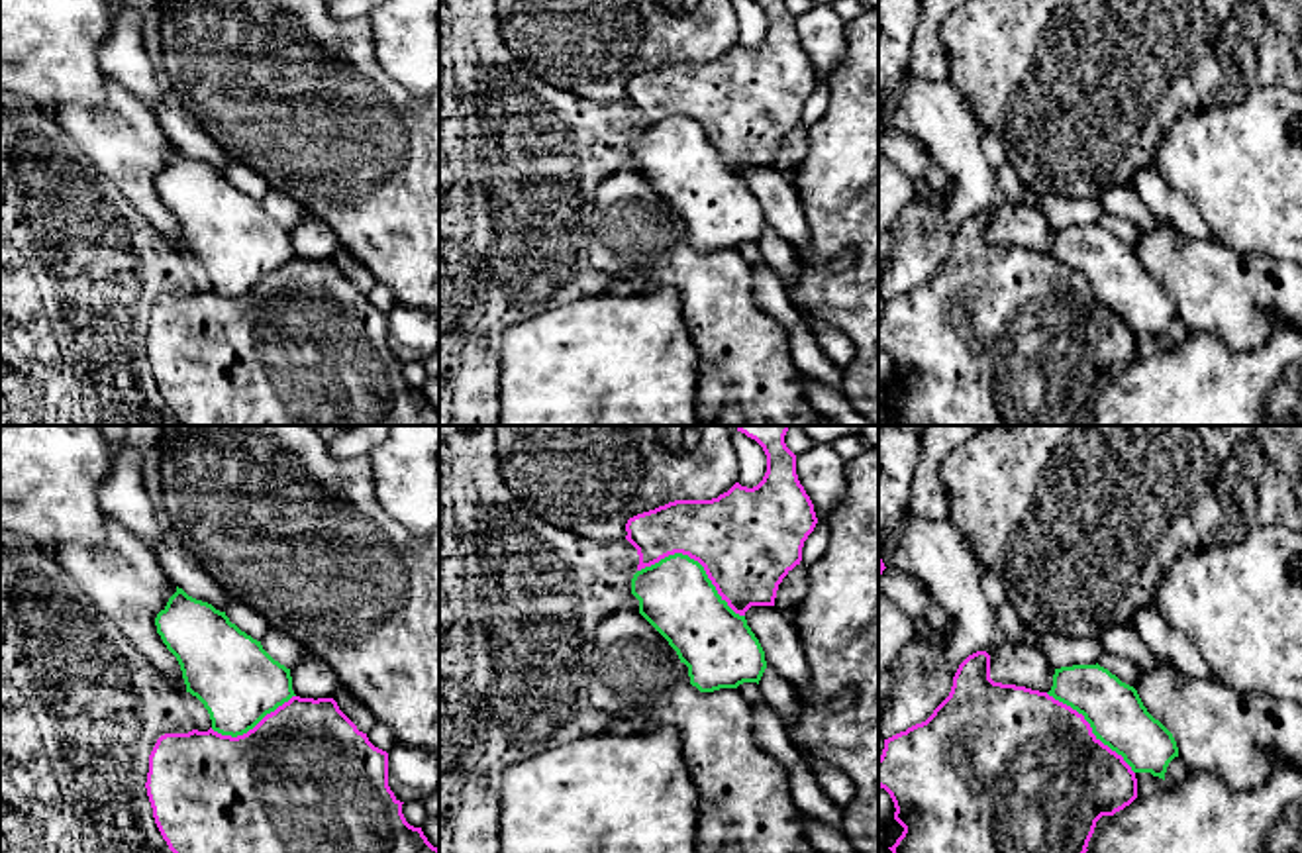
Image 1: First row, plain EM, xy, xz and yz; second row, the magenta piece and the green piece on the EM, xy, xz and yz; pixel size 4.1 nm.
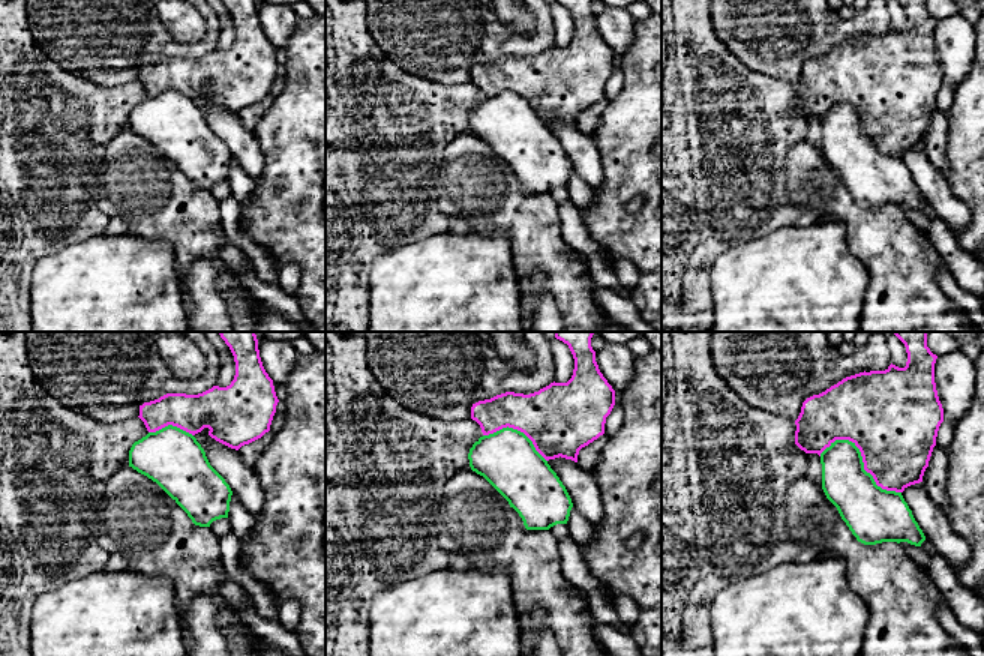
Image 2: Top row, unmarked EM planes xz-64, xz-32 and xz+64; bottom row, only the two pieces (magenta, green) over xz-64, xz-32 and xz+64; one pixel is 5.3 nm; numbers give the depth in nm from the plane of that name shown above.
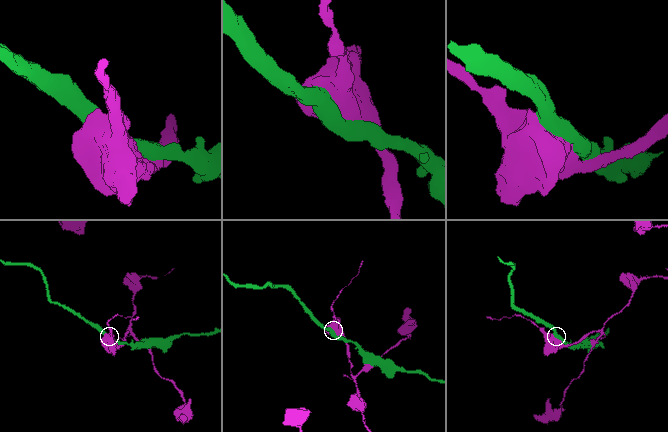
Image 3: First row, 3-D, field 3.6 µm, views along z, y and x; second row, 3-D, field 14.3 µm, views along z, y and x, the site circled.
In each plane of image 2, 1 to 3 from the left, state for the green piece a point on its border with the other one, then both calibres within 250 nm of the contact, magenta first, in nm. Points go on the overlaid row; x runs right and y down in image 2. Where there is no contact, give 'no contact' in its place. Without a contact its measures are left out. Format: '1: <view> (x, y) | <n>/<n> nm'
1: xz-64 (171, 424) | 220/320 nm
2: xz-32 (518, 430) | 380/320 nm
3: xz+64 (863, 460) | 460/260 nm

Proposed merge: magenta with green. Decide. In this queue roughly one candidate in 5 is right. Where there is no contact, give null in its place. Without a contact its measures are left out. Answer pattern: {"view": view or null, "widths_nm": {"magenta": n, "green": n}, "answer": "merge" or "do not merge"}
{"view": "xz", "widths_nm": {"magenta": 420, "green": 300}, "answer": "do not merge"}

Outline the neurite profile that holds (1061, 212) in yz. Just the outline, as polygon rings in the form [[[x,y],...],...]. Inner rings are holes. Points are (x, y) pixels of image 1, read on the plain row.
[[[1027,190],[1027,200],[1033,202],[1055,229],[1073,226],[1096,226],[1104,214],[1096,198],[1073,200],[1047,192]]]

